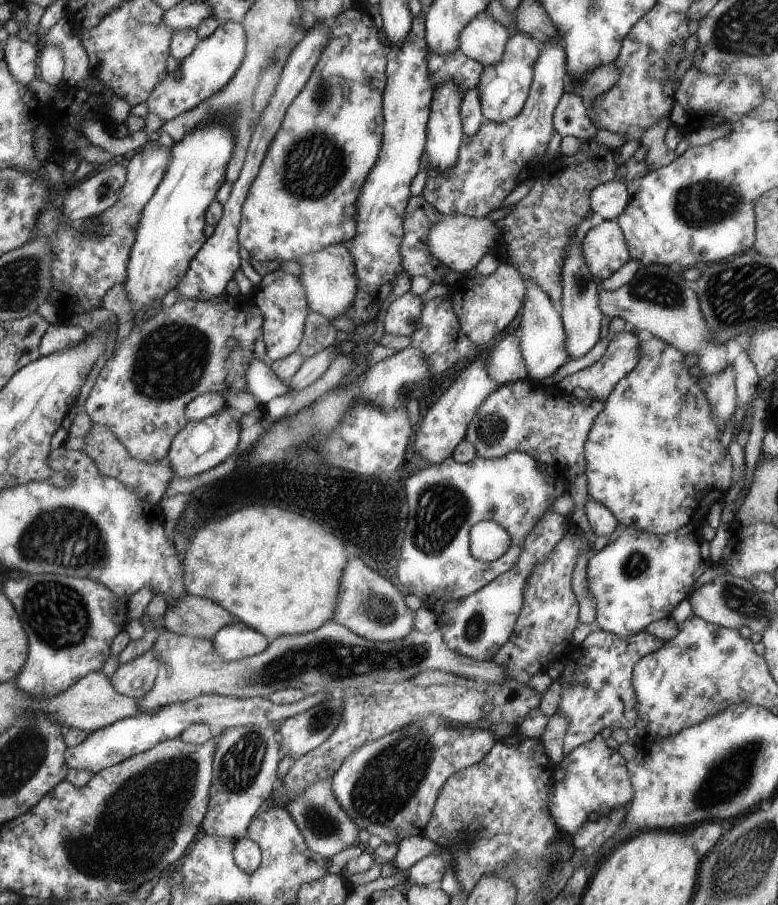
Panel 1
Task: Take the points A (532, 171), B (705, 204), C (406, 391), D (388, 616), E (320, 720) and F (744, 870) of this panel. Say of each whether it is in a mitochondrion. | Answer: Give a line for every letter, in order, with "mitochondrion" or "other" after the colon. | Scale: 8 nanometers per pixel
A: other
B: mitochondrion
C: mitochondrion
D: mitochondrion
E: mitochondrion
F: mitochondrion

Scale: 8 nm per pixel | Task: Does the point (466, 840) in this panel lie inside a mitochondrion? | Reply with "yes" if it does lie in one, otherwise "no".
no

